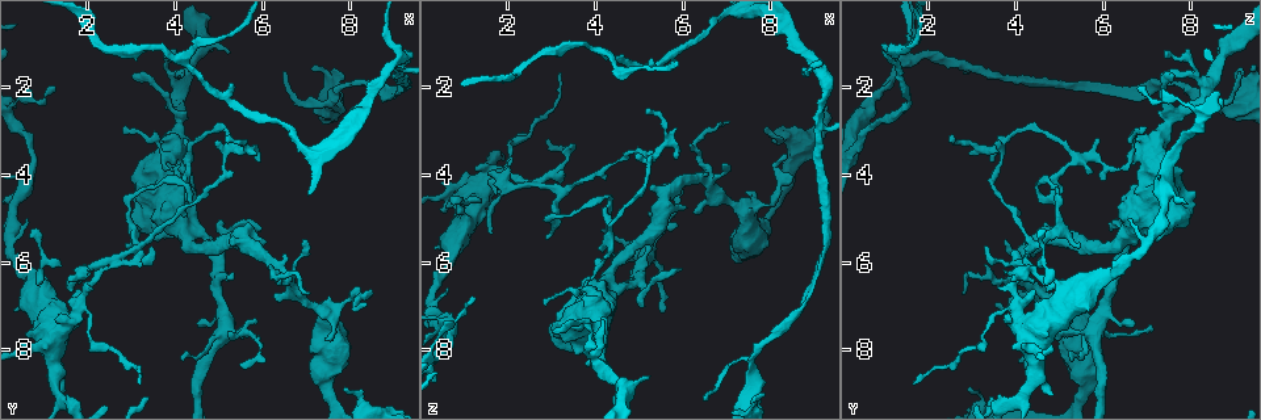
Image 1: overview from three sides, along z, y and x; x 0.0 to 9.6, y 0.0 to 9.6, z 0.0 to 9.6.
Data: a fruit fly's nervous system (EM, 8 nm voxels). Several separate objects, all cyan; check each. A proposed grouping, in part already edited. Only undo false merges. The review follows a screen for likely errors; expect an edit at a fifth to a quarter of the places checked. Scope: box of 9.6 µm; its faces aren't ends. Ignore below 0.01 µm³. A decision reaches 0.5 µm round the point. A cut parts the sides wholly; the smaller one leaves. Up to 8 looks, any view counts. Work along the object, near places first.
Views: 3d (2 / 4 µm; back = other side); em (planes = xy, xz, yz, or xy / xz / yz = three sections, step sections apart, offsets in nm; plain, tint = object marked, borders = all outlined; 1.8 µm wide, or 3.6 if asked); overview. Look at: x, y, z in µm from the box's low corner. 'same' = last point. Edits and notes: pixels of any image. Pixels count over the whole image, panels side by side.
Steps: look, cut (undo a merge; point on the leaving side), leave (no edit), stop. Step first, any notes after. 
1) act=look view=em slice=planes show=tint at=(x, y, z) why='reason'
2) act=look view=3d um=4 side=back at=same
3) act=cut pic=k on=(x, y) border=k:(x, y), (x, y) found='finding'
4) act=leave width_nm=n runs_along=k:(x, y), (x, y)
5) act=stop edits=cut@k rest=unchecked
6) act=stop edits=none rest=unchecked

act=look view=3d um=4 side=back at=(1.50, 7.40, 4.25) why='calibre changes'

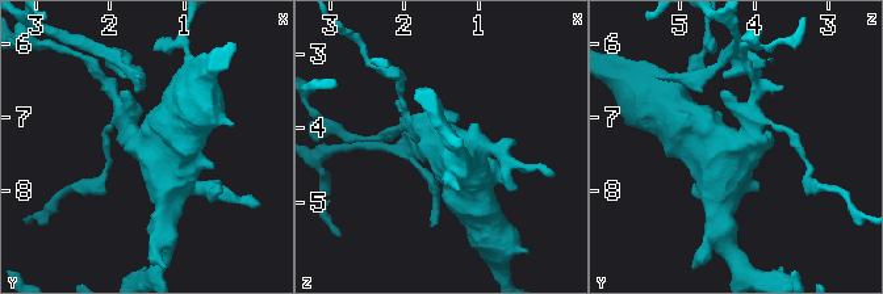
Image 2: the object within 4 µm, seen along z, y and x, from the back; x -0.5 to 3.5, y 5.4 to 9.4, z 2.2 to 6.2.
act=look view=em slice=yz step=16 show=tint at=(1.50, 7.40, 4.25) why='now the EM'

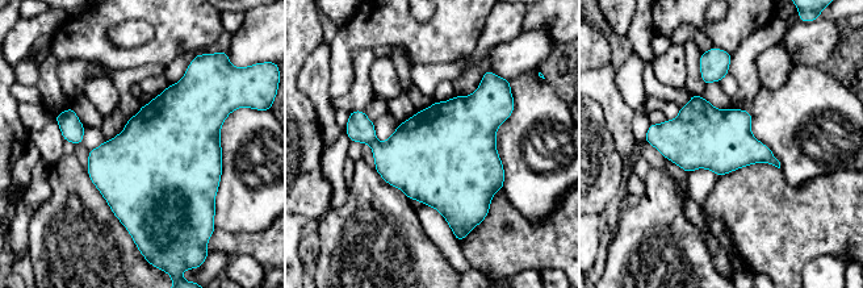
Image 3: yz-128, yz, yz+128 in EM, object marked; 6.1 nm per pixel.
act=look view=em slice=planes show=tint at=same

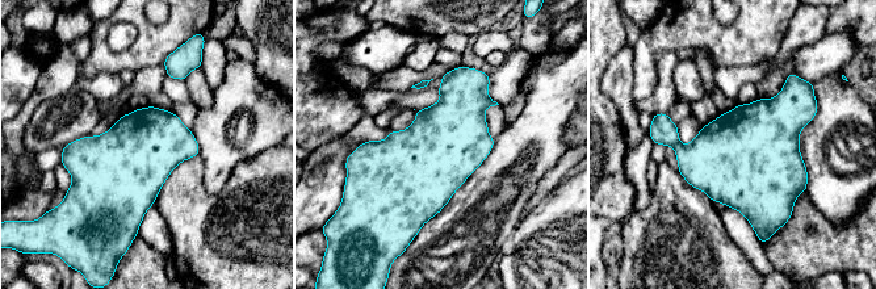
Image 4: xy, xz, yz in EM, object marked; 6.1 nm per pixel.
act=leave found='one cell here'

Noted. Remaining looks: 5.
act=look view=em slice=planes show=tint at=(3.85, 3.60, 6.65) why='abrupt turn'

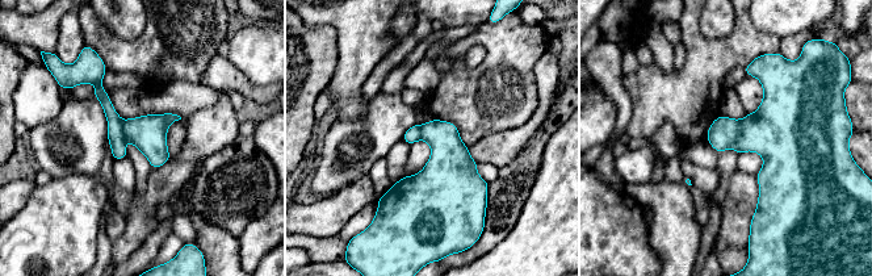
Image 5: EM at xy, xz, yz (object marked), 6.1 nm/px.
act=cut pic=5 on=(116, 136) width_nm=220 found='a second cell is stuck on'

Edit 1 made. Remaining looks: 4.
act=look view=overview

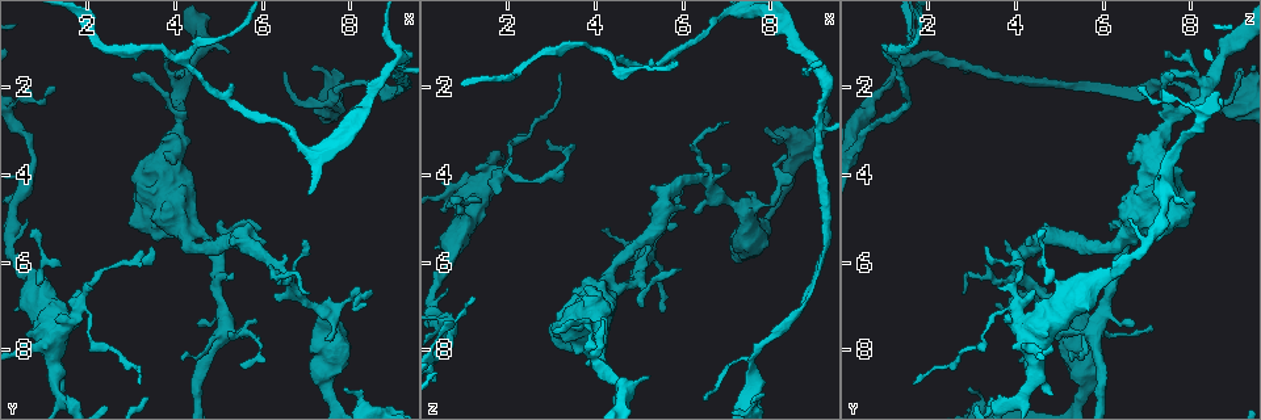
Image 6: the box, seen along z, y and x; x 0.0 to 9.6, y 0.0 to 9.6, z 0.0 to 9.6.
act=look view=em um=3.6 slice=xz step=8 show=tint at=(7.55, 2.45, 9.10) why='thick turns thin'

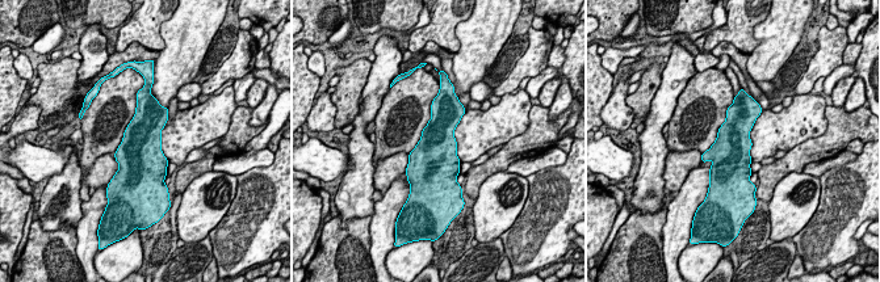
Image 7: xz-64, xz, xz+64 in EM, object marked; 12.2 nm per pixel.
act=look view=em um=3.6 slice=planes show=tint at=same why='cut it another way'

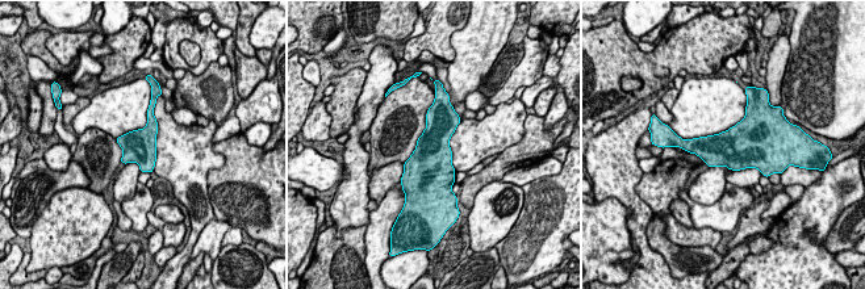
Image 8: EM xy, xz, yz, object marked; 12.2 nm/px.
act=leave width_nm=420 found='one cell here'

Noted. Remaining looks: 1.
act=stop edits=cut@5 rest=unchecked

